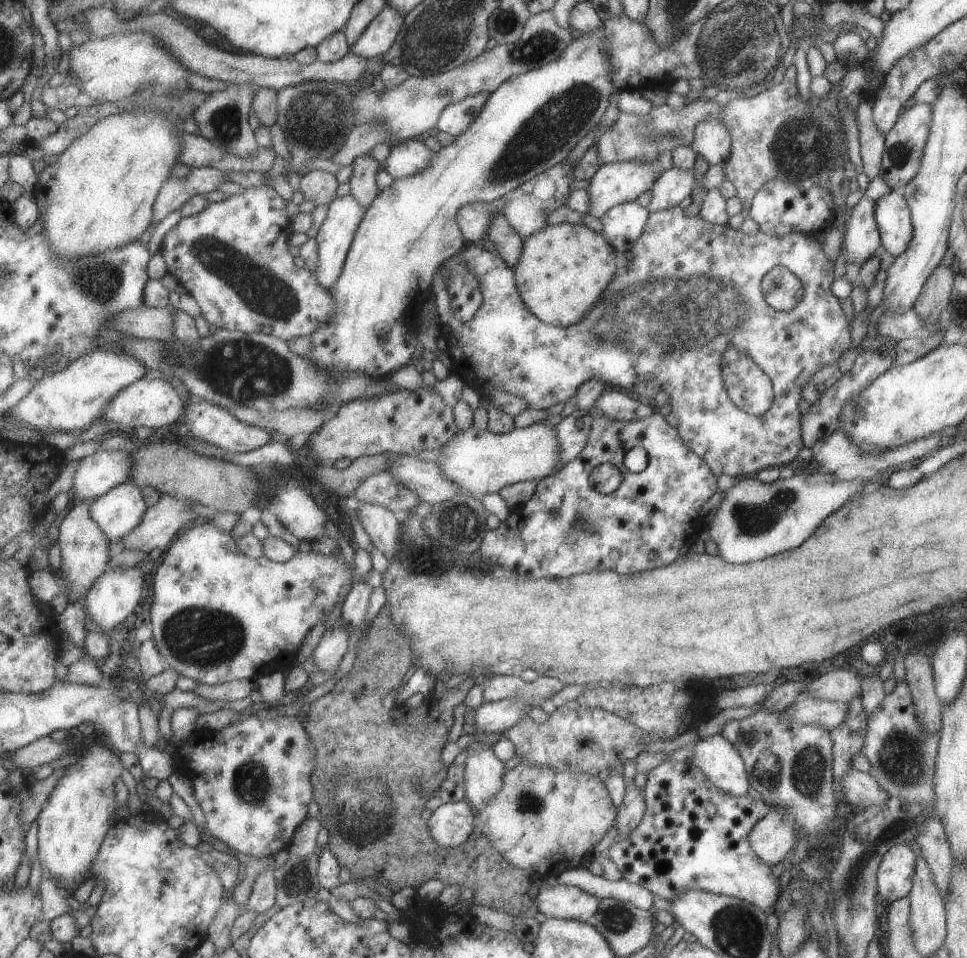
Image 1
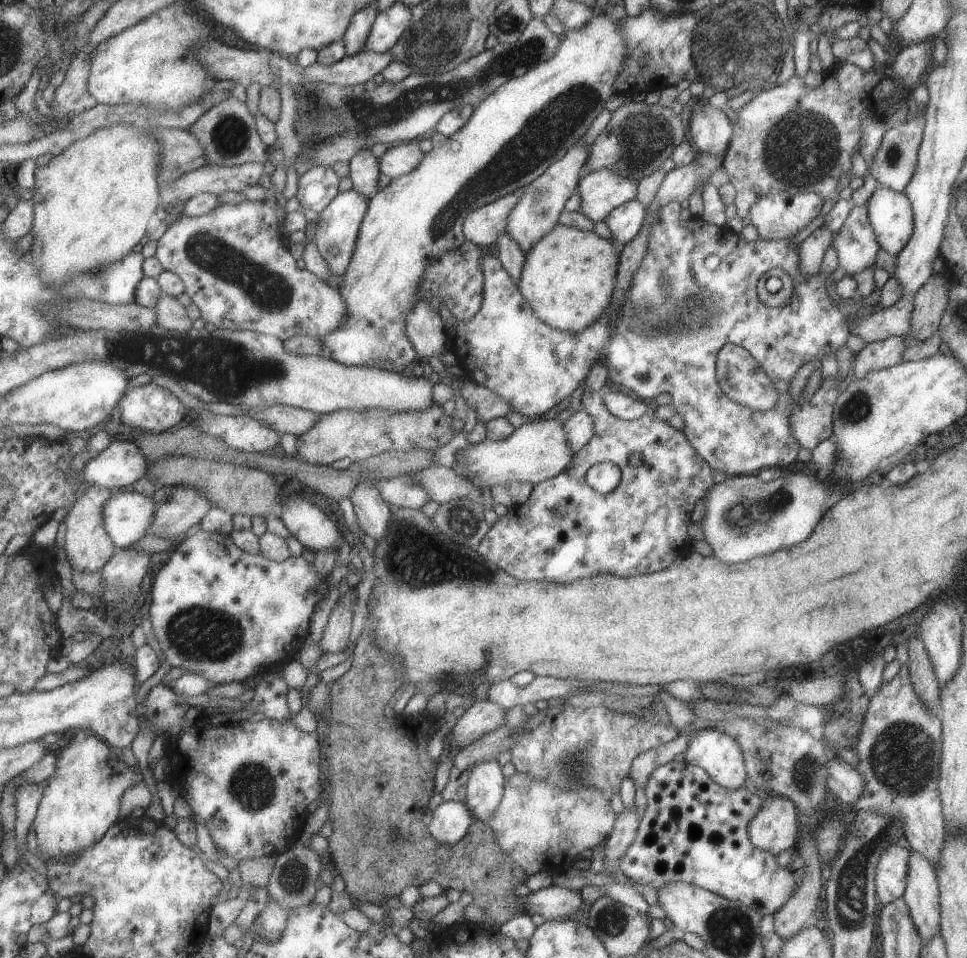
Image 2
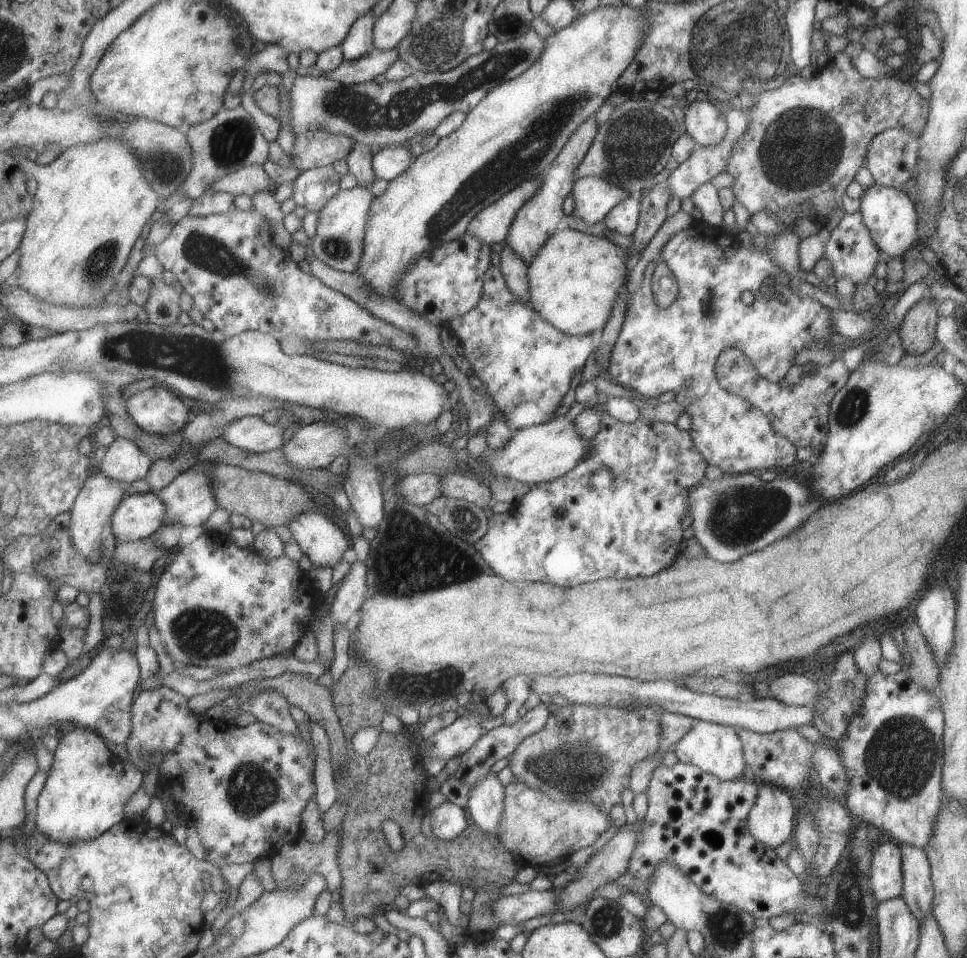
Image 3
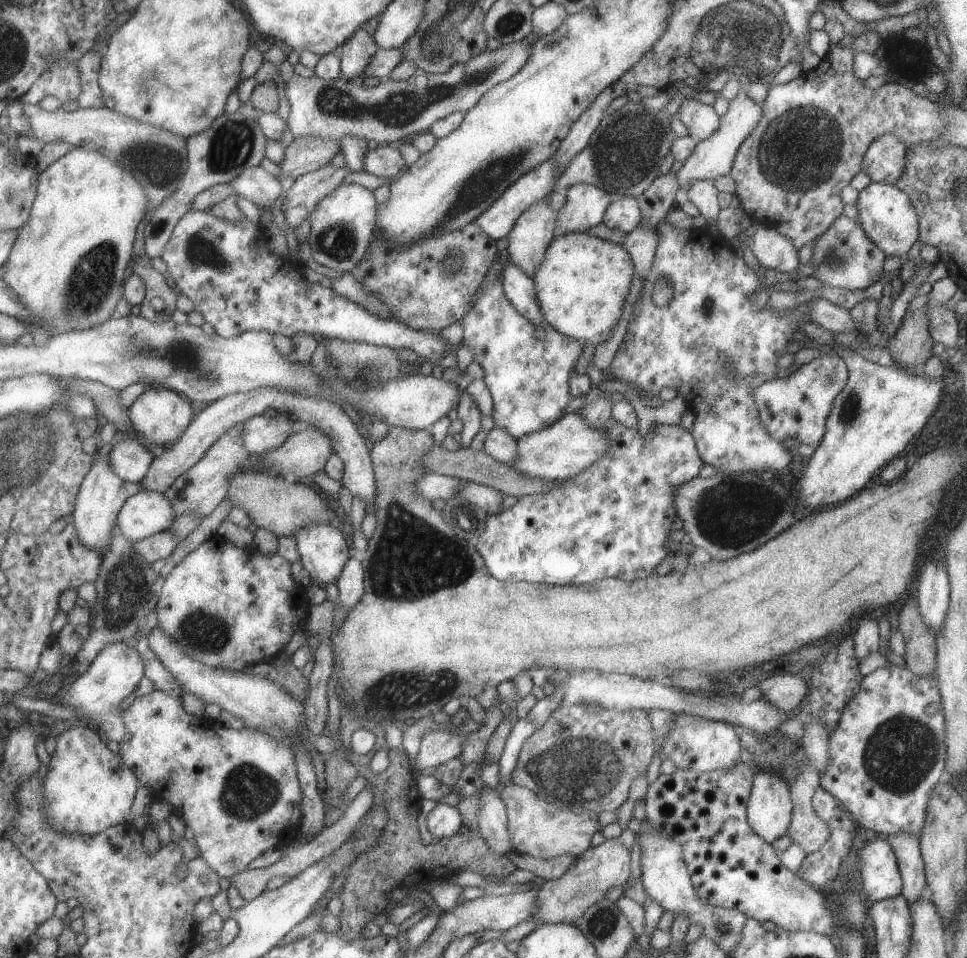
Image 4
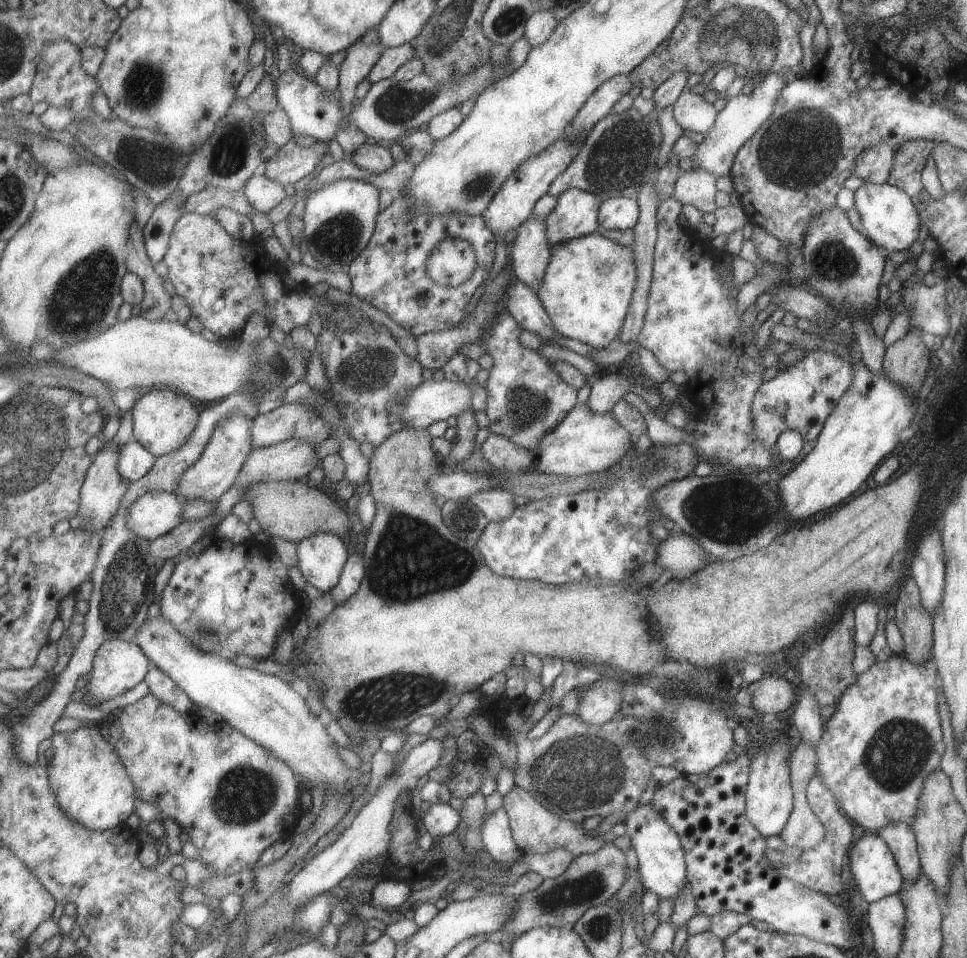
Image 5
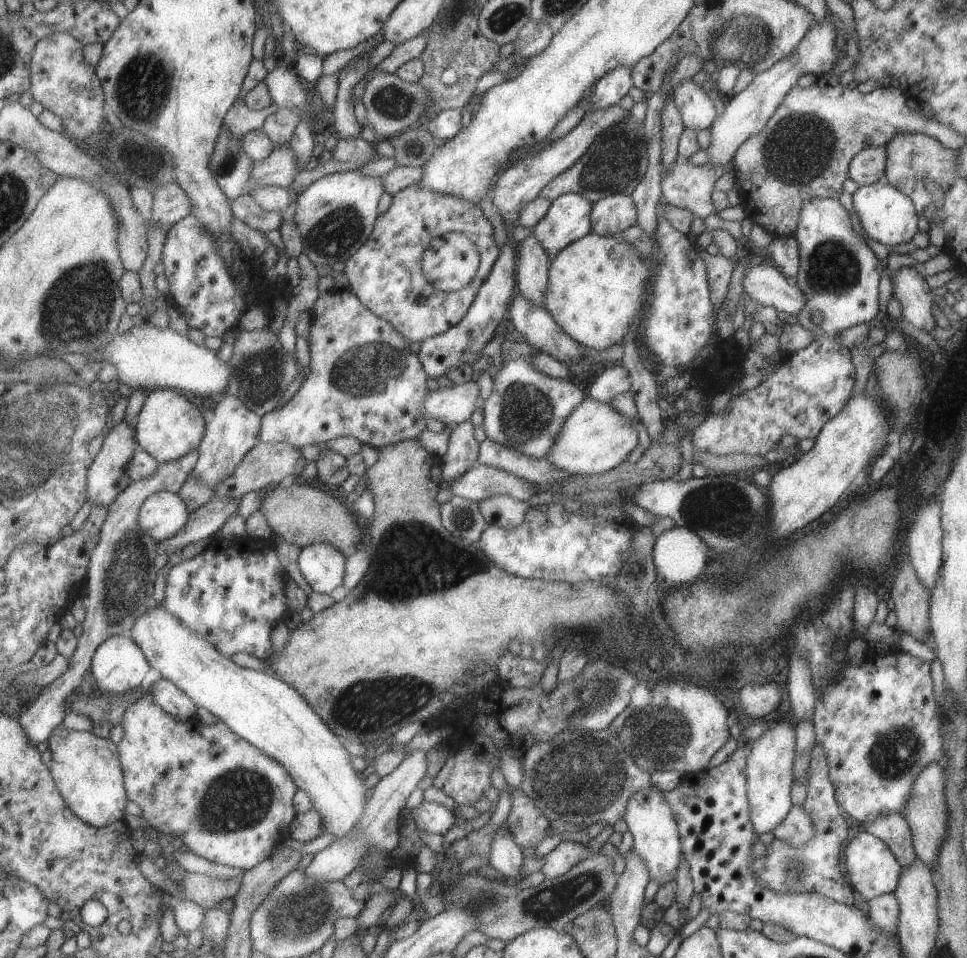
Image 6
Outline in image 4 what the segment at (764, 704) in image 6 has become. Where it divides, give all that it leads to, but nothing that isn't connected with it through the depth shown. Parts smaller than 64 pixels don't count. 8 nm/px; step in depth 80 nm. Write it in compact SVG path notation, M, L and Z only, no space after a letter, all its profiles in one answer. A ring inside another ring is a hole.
M785 674L770 676L762 681L754 682L762 697L759 700L774 706L783 713L789 713L798 704L804 704L808 693L808 684L802 678Z

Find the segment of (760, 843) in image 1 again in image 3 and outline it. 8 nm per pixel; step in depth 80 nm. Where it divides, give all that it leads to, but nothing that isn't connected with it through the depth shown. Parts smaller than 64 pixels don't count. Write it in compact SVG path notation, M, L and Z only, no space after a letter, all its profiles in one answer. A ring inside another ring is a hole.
M761 782L757 786L747 828L757 842L774 849L793 834L796 800L778 786Z

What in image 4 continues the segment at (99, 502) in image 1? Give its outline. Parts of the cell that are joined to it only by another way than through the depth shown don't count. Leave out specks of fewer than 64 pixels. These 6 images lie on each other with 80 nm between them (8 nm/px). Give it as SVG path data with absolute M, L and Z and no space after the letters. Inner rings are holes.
M141 491L121 509L118 530L136 542L171 529L177 520L178 512L167 493Z

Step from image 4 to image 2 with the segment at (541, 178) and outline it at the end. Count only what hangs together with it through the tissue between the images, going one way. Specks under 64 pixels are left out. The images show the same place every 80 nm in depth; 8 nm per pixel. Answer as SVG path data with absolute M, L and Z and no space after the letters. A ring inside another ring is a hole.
M518 189L475 210L469 209L461 222L464 238L475 245L493 244L499 234L506 232L507 216L511 212L511 206L519 202L521 194L522 190Z

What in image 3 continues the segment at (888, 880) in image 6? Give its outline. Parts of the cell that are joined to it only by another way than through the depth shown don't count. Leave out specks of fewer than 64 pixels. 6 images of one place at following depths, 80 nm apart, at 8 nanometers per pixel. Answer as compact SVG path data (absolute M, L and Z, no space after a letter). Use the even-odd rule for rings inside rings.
M893 842L879 844L872 850L869 867L869 884L873 898L886 901L902 894L900 852Z

